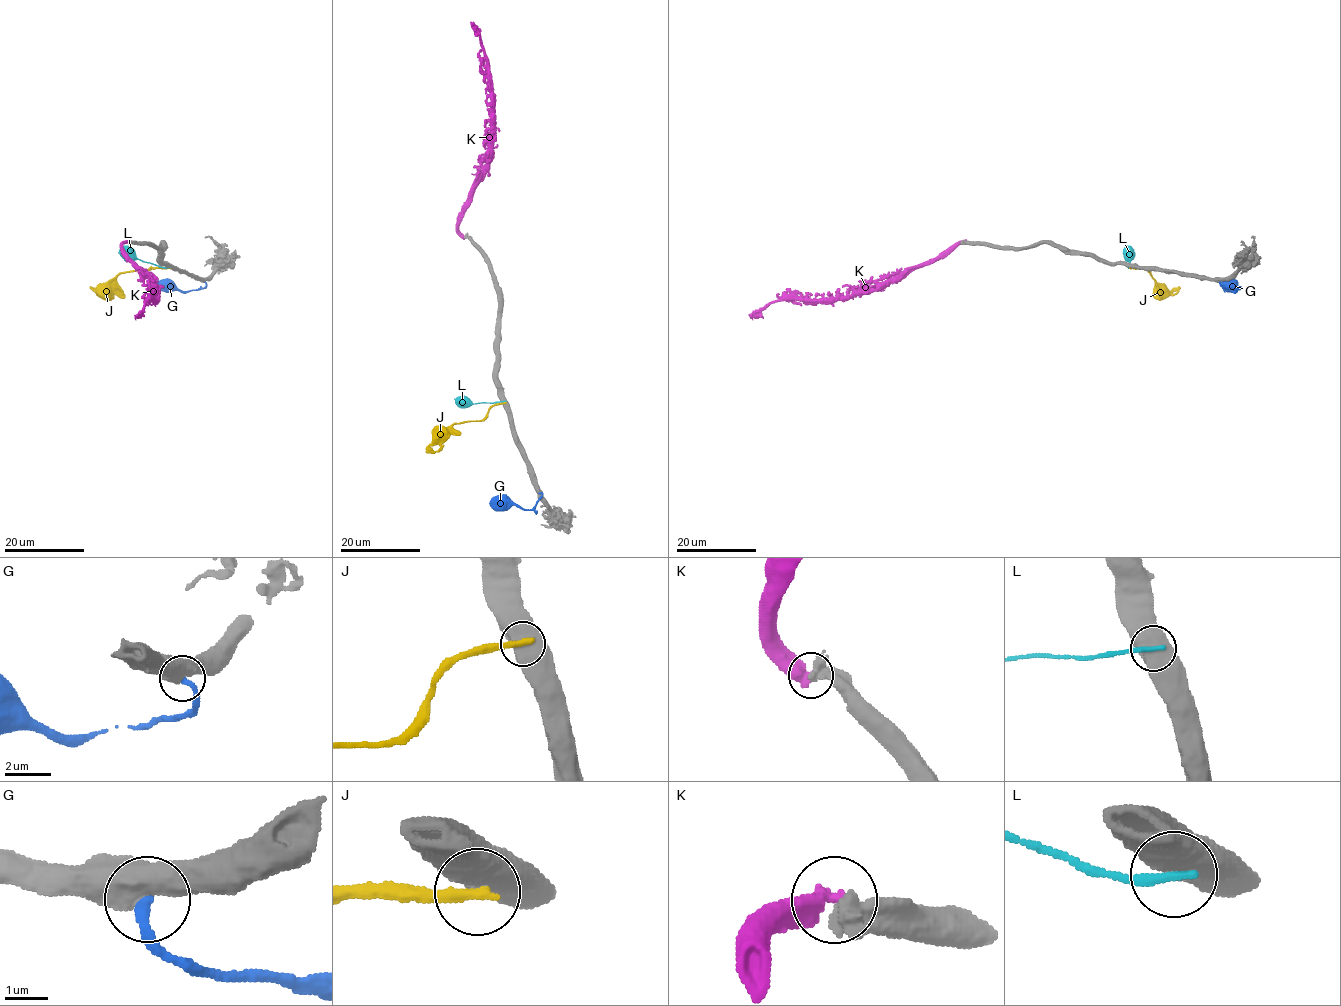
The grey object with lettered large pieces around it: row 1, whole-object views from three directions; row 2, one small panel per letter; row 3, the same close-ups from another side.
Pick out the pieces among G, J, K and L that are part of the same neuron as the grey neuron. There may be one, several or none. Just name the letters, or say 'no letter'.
K

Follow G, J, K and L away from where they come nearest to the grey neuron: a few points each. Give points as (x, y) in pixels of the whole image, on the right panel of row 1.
G: (1220, 281), (1223, 287), (1236, 291), (1231, 290), (1230, 285)
J: (1130, 268), (1147, 270), (1157, 283), (1169, 291), (1180, 288)
K: (964, 241), (936, 258), (909, 267), (857, 295), (815, 300), (783, 299), (766, 305), (753, 320)
L: (1128, 267), (1132, 257), (1128, 250)

